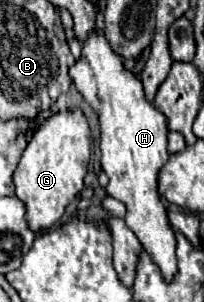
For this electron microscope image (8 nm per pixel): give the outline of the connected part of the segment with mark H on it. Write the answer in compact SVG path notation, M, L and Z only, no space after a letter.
M93 28L81 42L81 58L71 66L69 76L79 94L97 112L101 128L101 166L109 176L109 196L121 200L127 206L127 226L135 232L143 248L153 256L153 262L161 268L165 280L171 280L177 272L177 242L167 220L167 210L161 204L157 192L157 174L169 158L167 118L161 110L155 108L153 102L145 98L141 78L125 68L123 56L113 52L103 30L97 32L97 28Z

